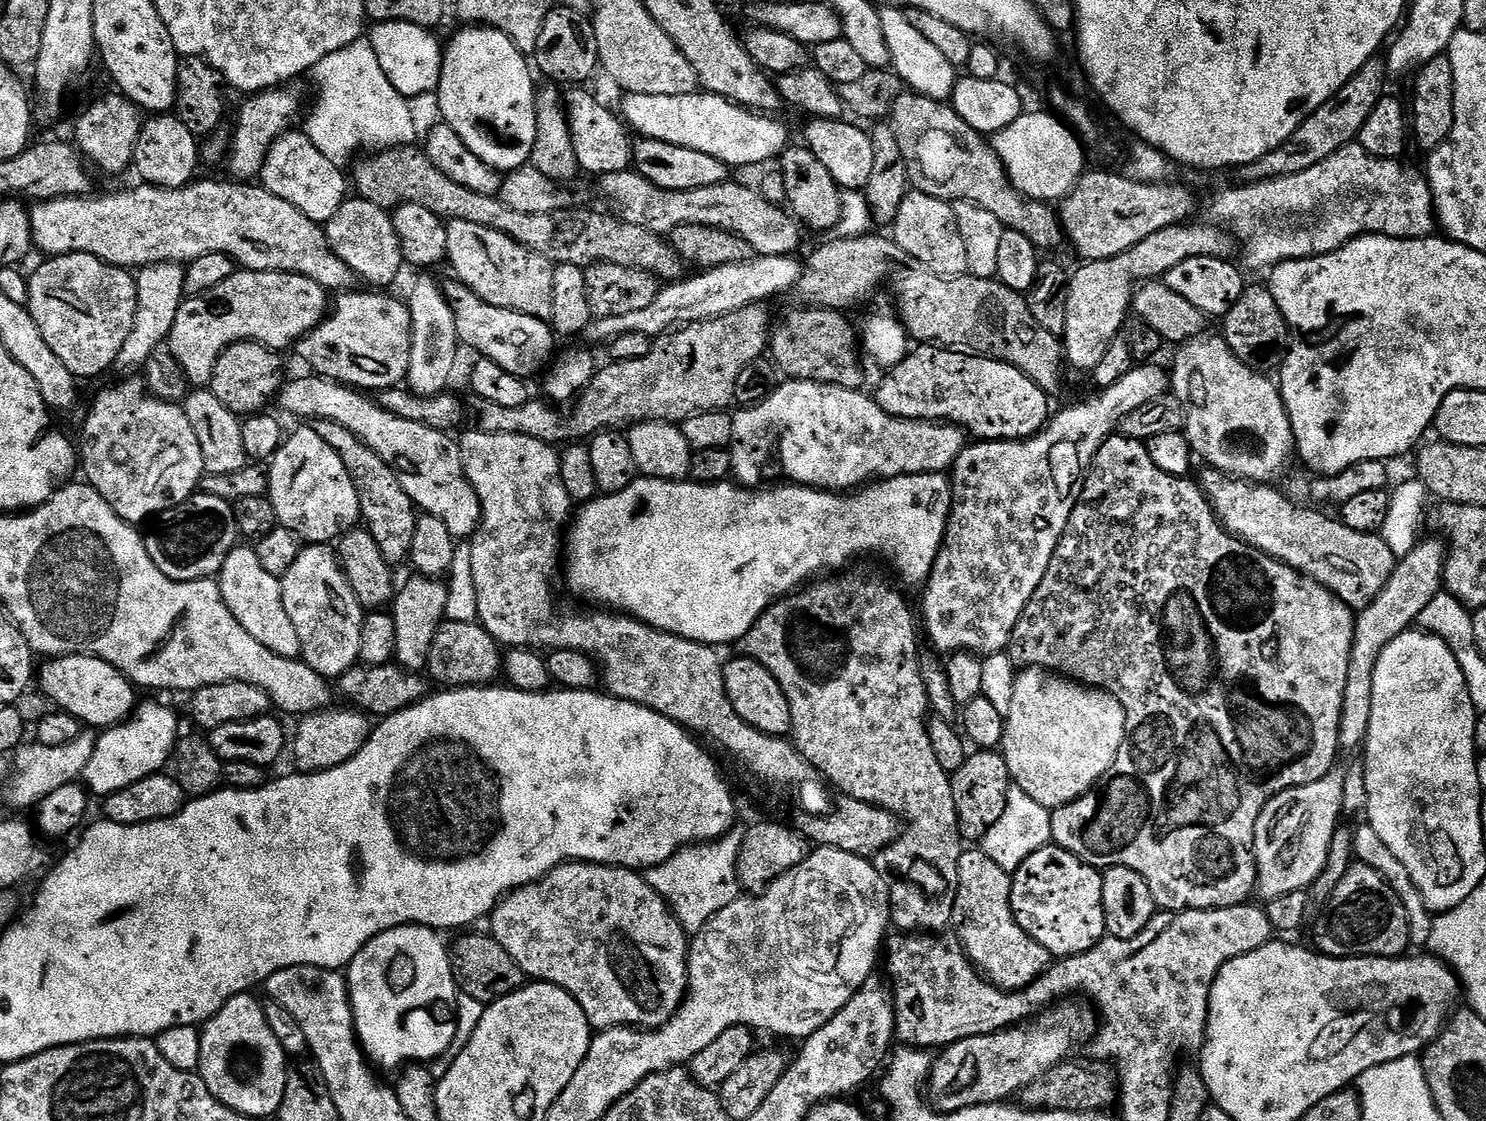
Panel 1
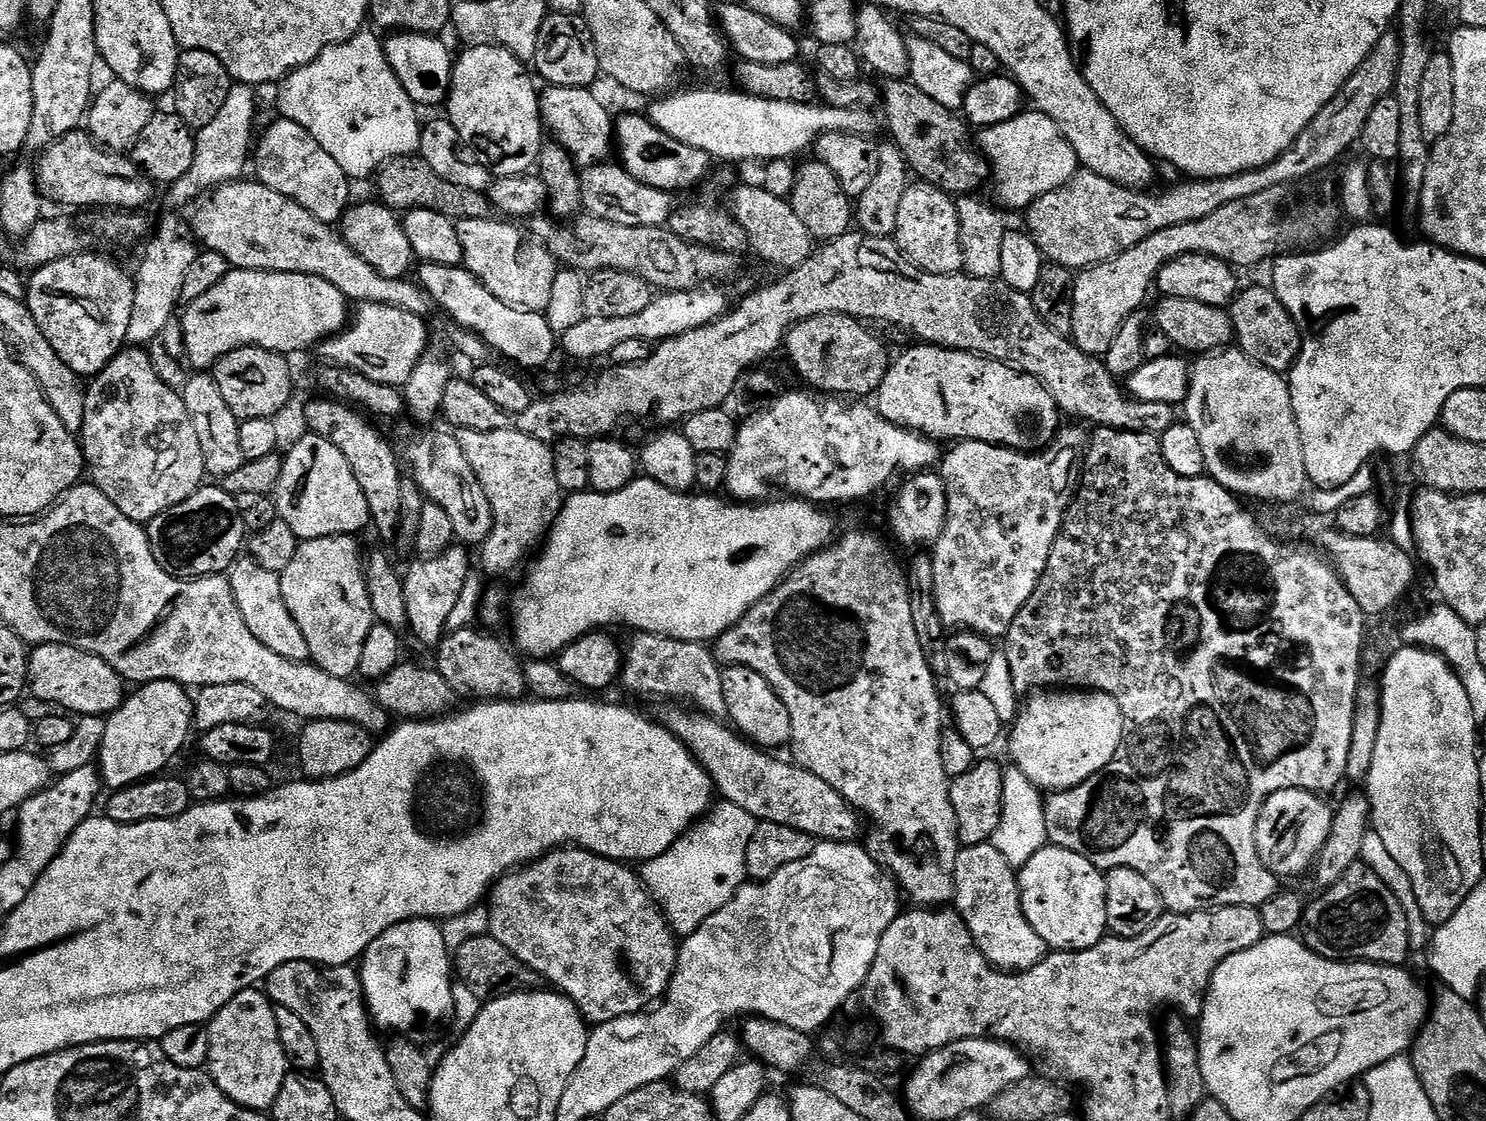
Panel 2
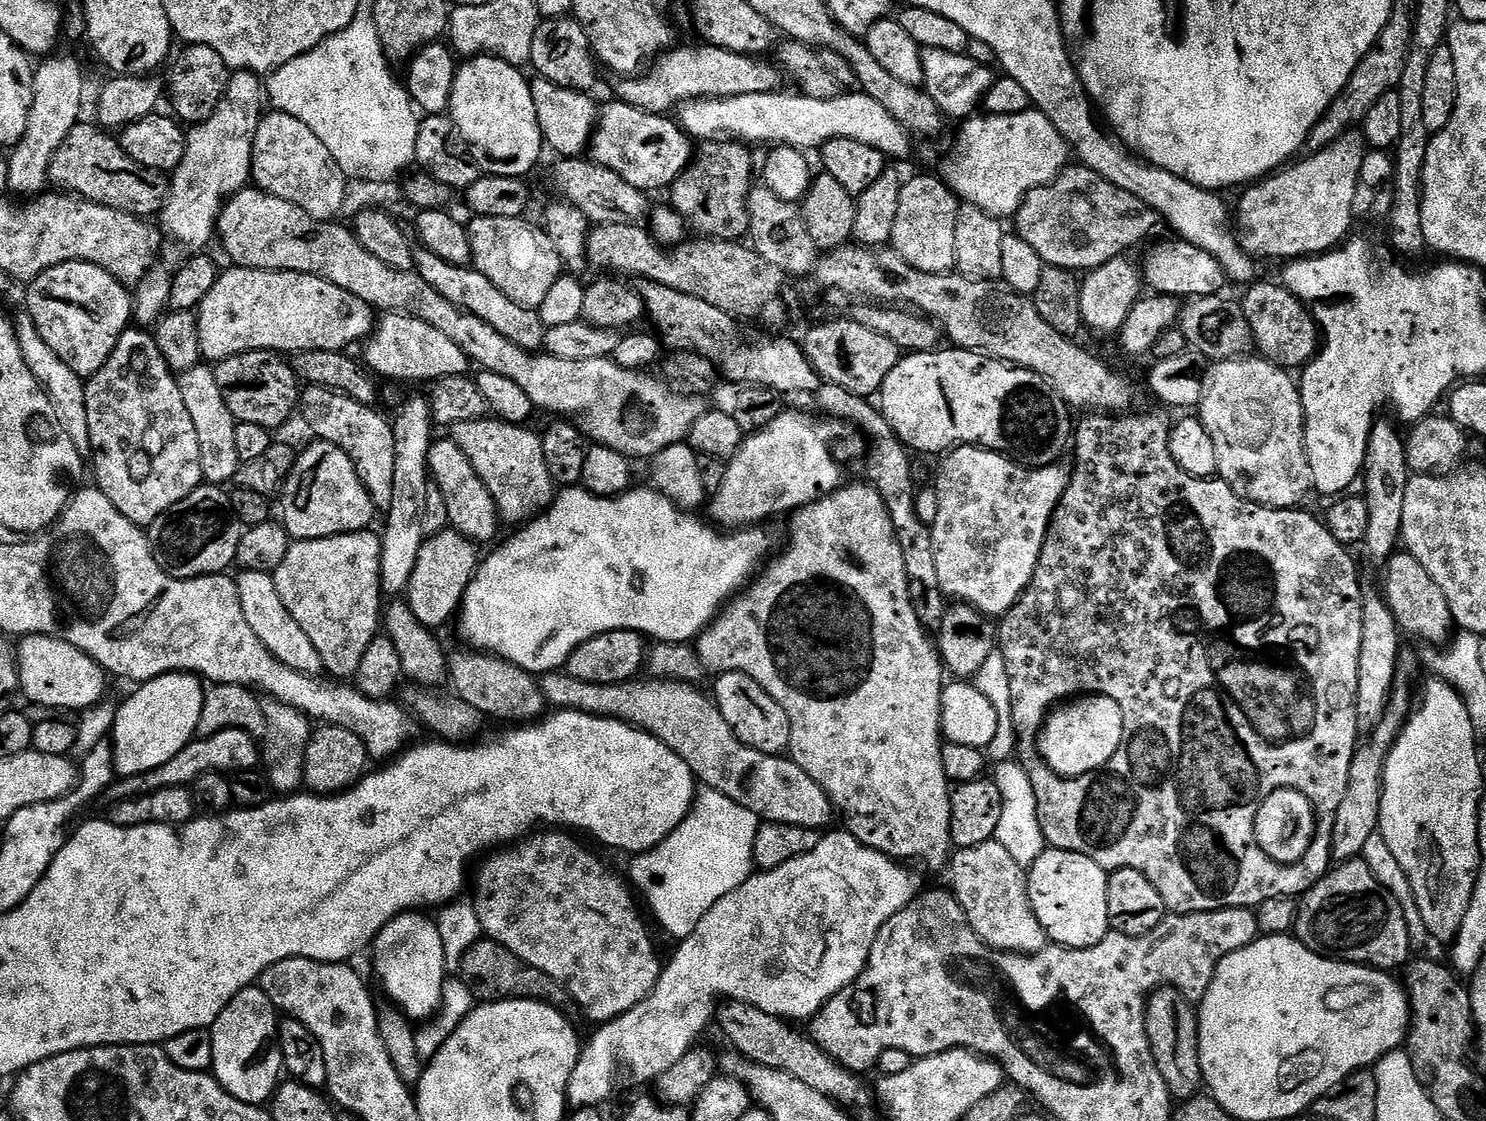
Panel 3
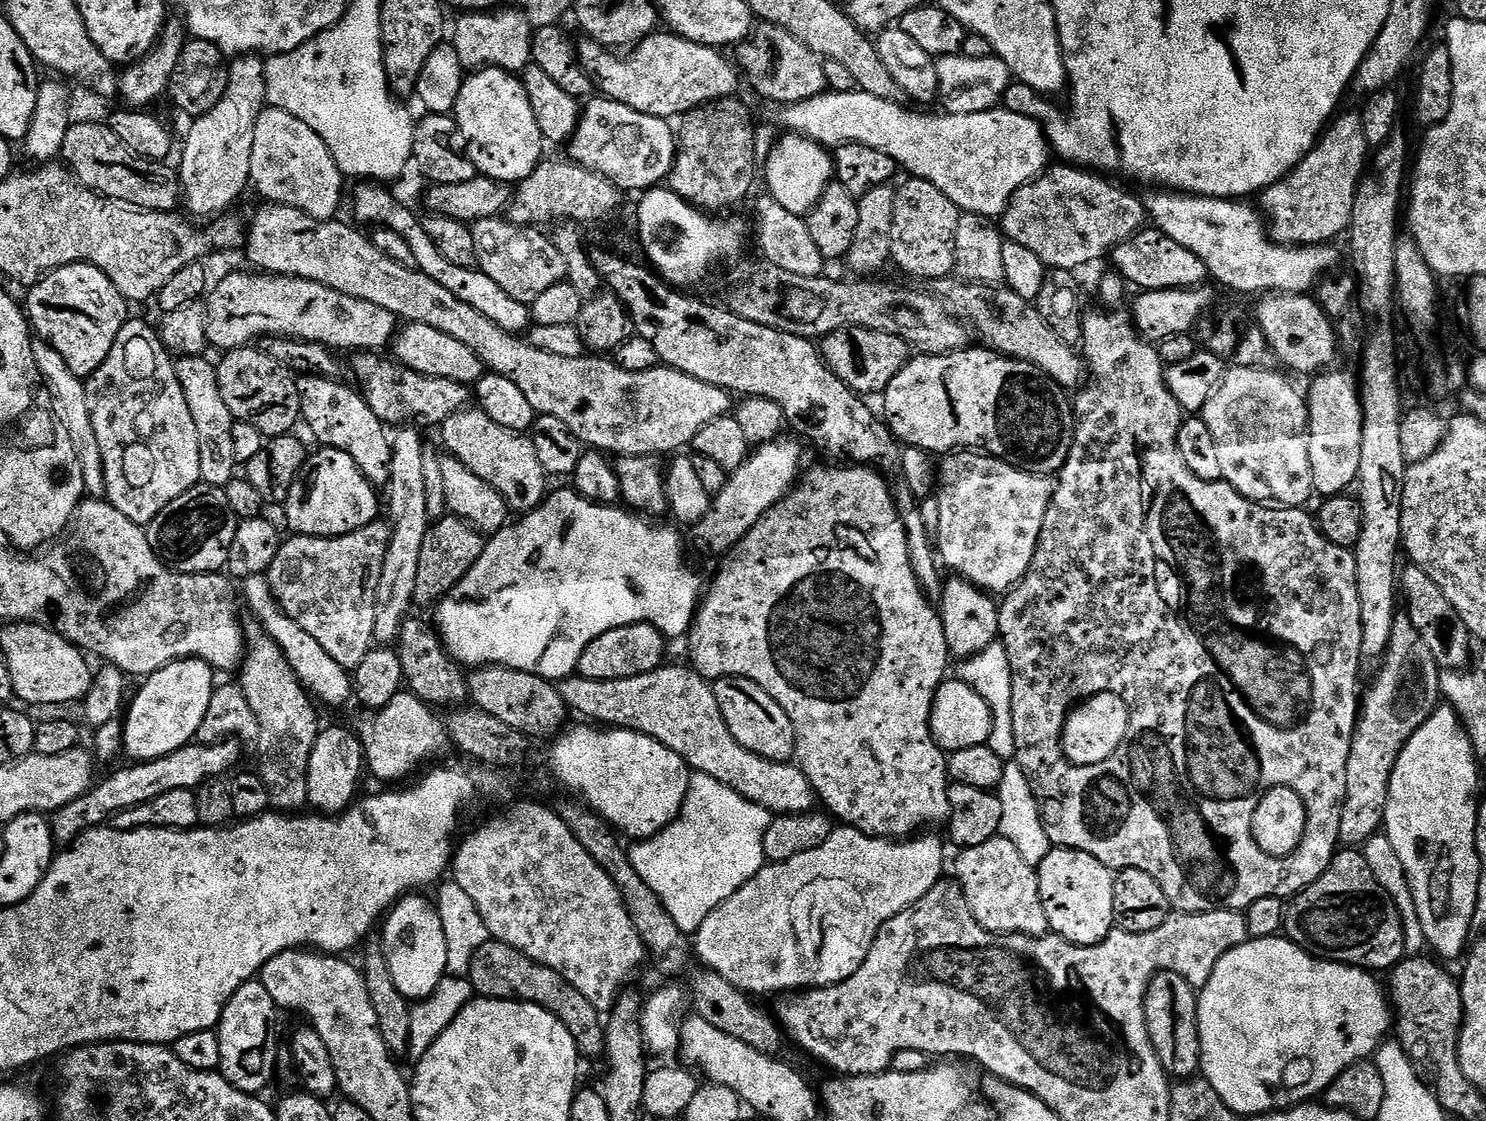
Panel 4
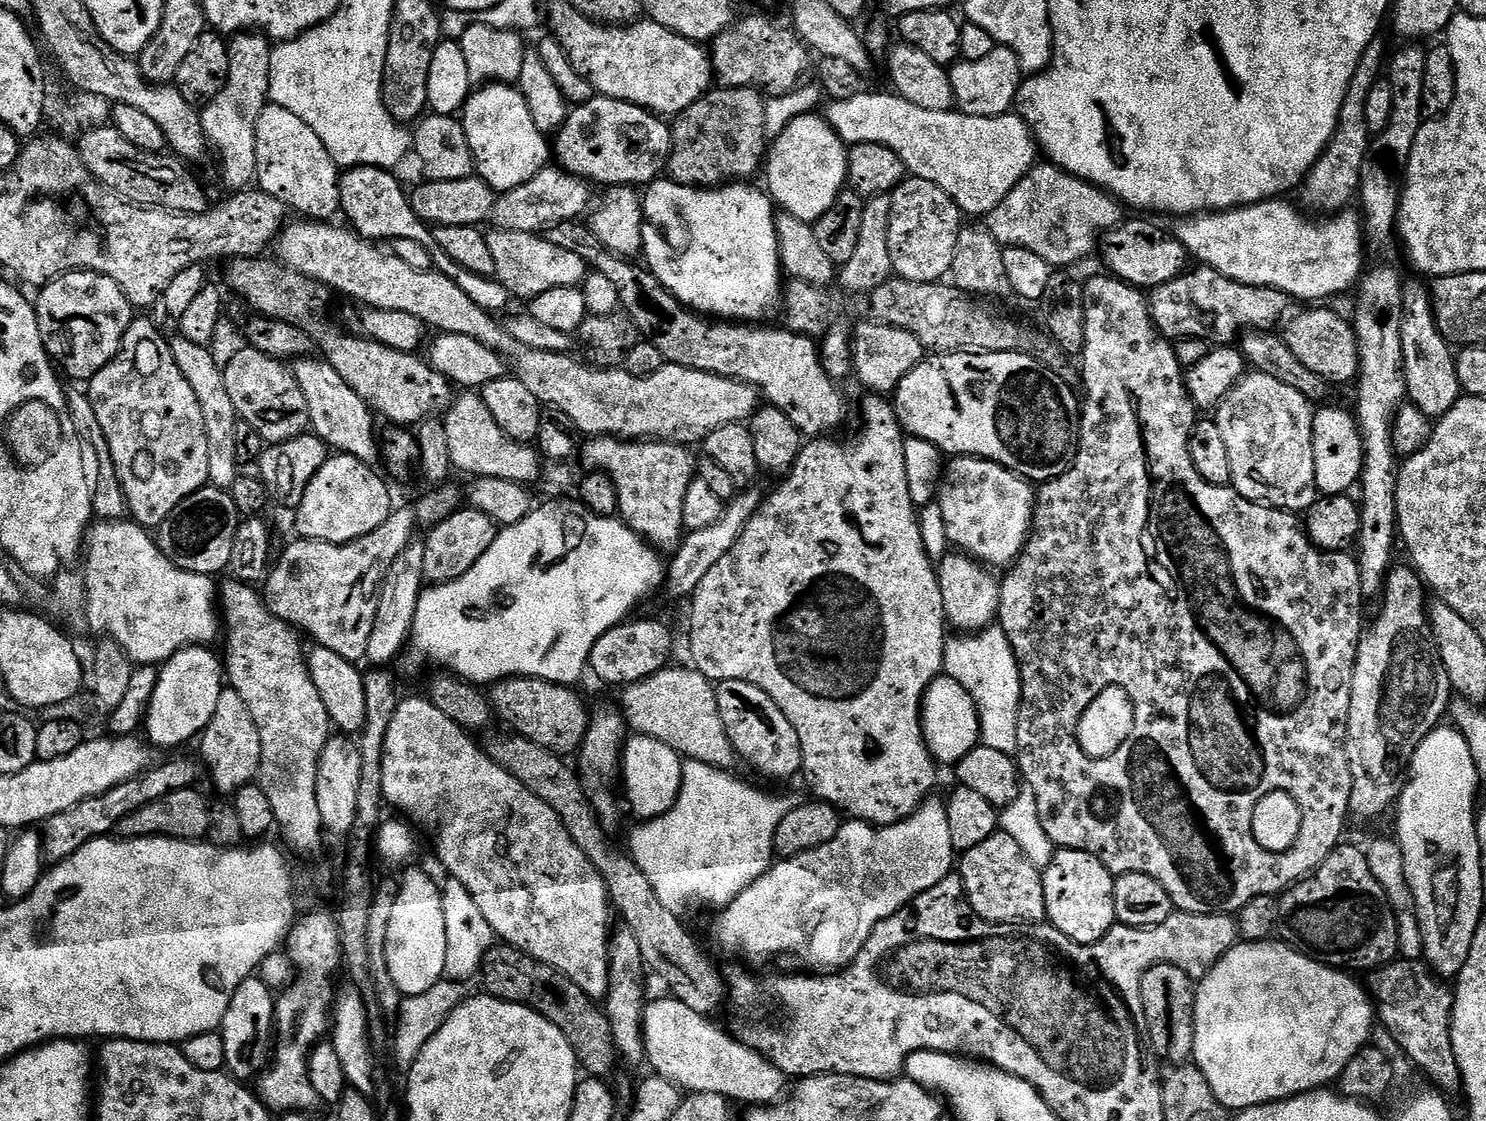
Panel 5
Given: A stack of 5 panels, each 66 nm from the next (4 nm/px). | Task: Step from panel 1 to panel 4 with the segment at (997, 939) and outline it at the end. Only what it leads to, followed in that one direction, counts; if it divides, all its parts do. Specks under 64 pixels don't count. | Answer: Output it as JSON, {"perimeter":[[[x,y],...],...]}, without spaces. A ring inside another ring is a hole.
{"perimeter":[[[998,835],[982,846],[970,846],[959,853],[954,879],[964,891],[966,902],[976,921],[997,934],[1017,932],[1023,936],[1049,935],[1046,910],[1042,910],[1040,877],[1037,869],[1022,854],[1014,842]]]}

